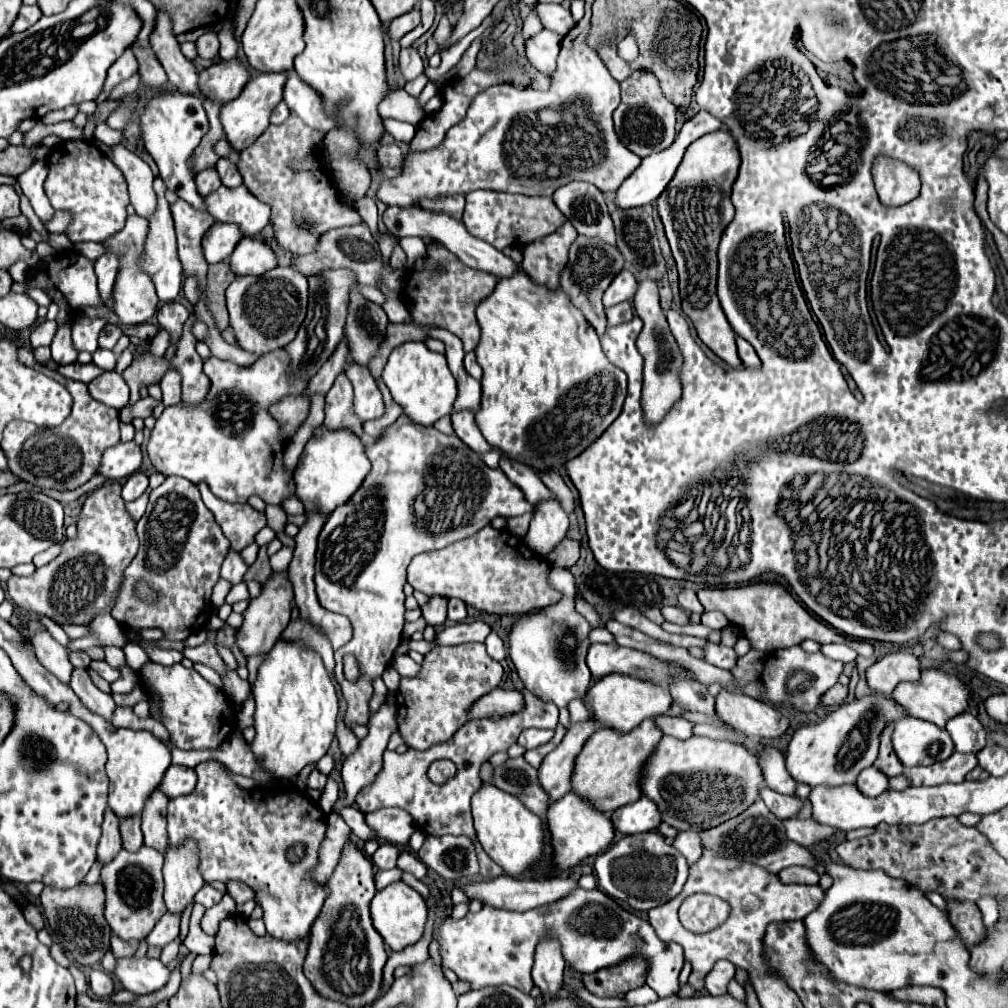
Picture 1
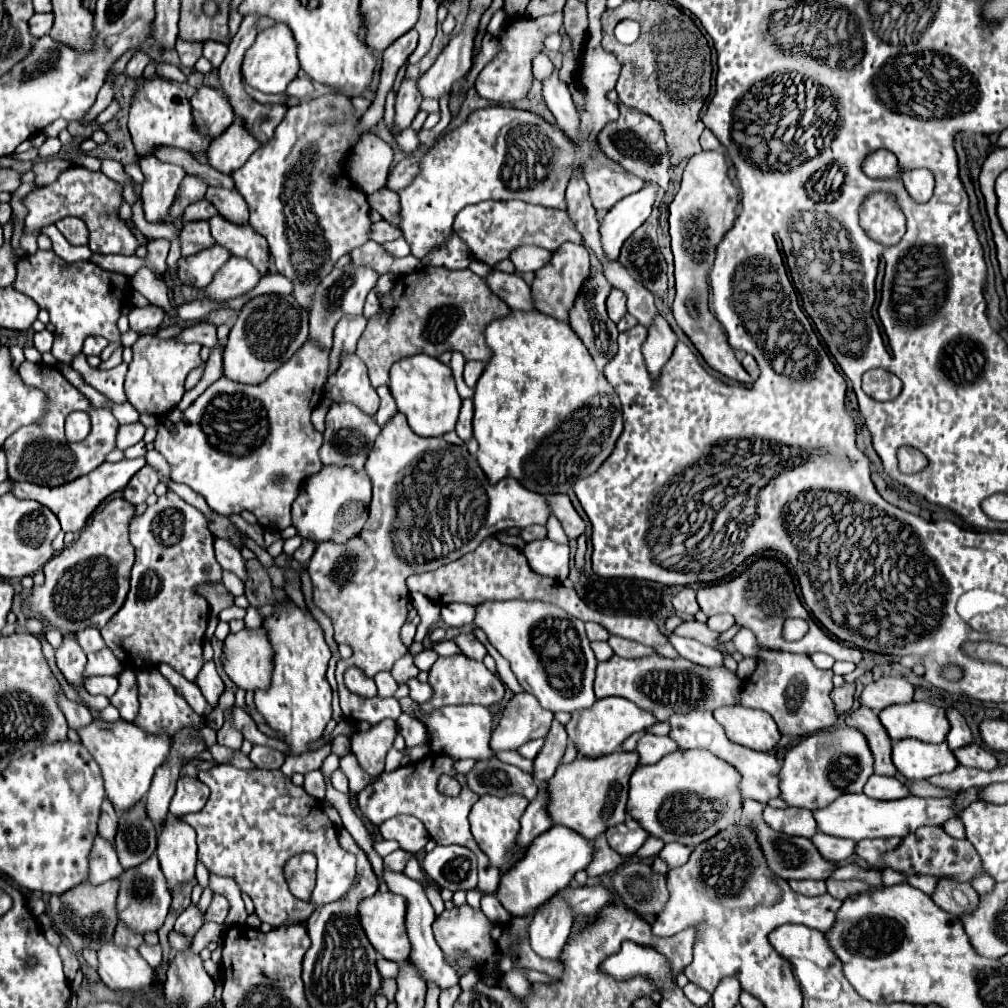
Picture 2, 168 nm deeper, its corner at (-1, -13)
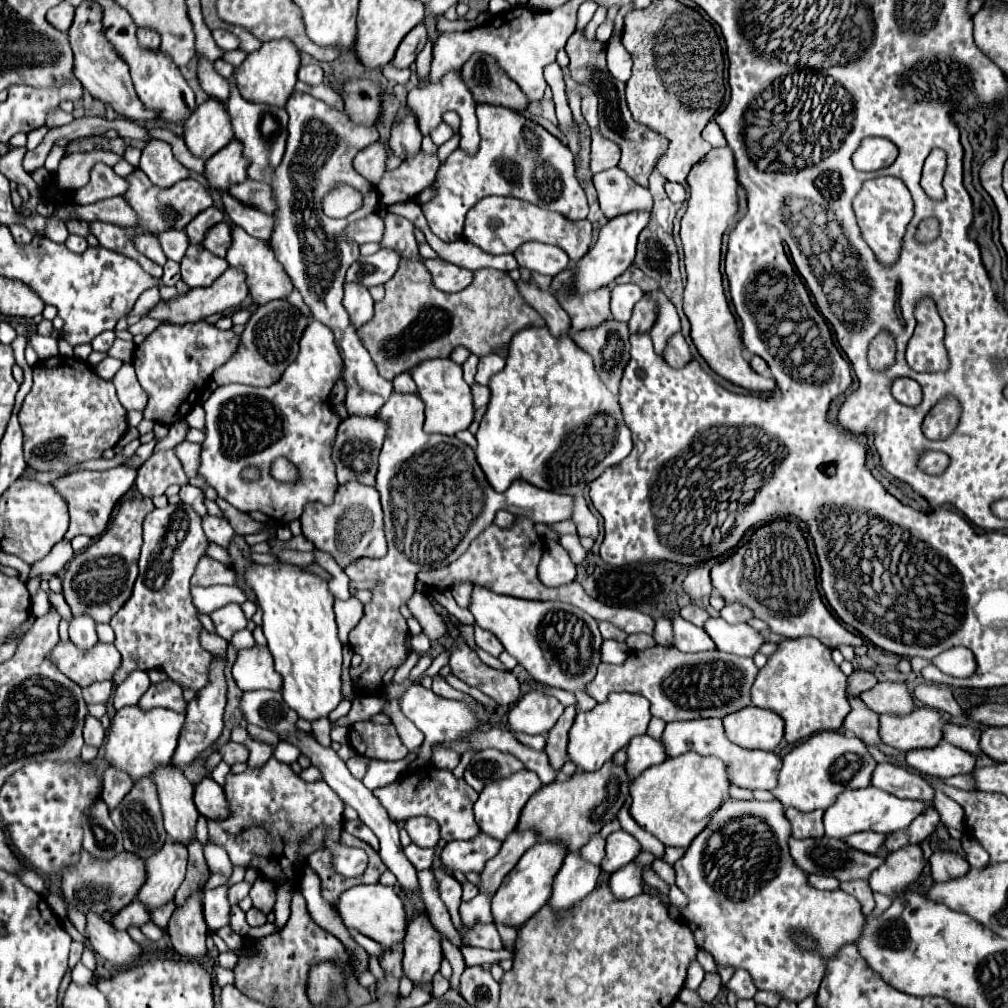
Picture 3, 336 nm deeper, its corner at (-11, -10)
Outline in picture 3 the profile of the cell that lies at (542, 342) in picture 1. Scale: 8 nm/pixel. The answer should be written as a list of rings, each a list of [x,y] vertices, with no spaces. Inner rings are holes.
[[[529,327],[513,335],[505,369],[489,379],[489,407],[477,431],[477,461],[495,491],[505,491],[515,479],[523,479],[539,489],[581,495],[585,487],[597,479],[607,467],[623,461],[631,447],[631,431],[623,421],[623,413],[605,383],[601,383],[593,359],[573,343],[571,335],[553,337],[547,327]]]

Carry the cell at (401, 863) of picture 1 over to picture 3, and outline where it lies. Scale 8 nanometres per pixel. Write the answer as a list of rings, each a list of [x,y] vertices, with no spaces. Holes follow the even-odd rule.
[[[441,933],[441,947],[443,947],[443,957],[445,957],[445,959],[451,963],[451,967],[453,967],[451,987],[457,989],[457,987],[459,987],[459,977],[461,977],[461,973],[465,971],[465,961],[463,961],[461,949],[455,947],[455,945],[447,939],[447,935],[443,935],[443,933]]]

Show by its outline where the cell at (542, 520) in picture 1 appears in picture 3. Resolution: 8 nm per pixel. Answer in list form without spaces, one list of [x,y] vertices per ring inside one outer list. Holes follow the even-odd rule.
[[[545,539],[545,551],[539,563],[539,579],[547,587],[559,587],[575,579],[575,563],[569,559],[569,553],[551,539]]]

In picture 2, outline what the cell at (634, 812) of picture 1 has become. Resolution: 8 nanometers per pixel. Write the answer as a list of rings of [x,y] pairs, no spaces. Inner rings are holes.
[[[625,818],[625,822],[621,822],[619,826],[613,826],[611,830],[607,830],[607,840],[609,840],[609,846],[625,856],[625,858],[631,858],[635,856],[635,852],[643,846],[643,842],[649,838],[649,834],[633,820],[633,818]]]

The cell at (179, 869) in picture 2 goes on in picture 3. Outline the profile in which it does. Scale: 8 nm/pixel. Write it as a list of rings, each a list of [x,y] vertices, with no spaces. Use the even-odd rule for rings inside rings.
[[[167,765],[167,767],[161,767],[153,773],[153,781],[159,789],[159,801],[161,801],[161,811],[163,811],[163,819],[165,819],[165,831],[169,833],[169,837],[175,841],[175,843],[181,843],[181,845],[189,845],[193,841],[193,837],[197,835],[197,817],[199,817],[199,811],[193,803],[193,785],[187,781],[187,777],[183,775],[183,771]]]

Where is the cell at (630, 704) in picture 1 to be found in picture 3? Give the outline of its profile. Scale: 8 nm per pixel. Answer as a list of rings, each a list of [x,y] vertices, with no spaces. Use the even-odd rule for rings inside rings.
[[[611,693],[605,703],[597,703],[591,711],[579,713],[569,731],[569,757],[583,771],[597,771],[605,761],[623,749],[629,739],[647,731],[651,721],[649,701],[633,693]]]

